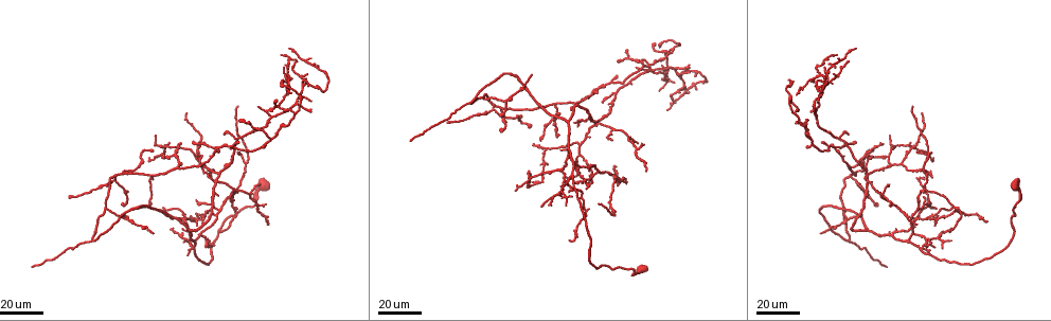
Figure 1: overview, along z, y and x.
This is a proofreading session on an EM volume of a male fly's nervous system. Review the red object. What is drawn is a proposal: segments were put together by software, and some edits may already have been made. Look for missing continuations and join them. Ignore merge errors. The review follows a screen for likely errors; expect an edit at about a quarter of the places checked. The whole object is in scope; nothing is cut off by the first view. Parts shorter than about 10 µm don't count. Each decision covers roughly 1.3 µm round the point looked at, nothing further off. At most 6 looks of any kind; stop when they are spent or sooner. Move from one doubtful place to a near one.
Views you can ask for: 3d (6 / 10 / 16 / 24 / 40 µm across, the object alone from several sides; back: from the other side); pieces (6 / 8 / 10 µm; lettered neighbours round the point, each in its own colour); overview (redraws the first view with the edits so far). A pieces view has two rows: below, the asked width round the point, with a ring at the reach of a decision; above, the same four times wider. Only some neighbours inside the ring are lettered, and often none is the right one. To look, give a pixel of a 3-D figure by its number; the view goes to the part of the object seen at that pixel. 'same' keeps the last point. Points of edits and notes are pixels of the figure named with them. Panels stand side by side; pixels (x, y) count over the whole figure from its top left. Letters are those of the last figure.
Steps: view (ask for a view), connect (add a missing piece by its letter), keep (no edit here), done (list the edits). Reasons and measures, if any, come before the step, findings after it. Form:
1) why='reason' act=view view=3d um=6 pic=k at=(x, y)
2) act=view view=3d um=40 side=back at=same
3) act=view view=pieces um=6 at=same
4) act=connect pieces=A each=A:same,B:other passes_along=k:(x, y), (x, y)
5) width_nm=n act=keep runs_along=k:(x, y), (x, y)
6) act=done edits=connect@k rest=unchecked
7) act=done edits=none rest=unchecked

why='end of a long branch' act=view view=3d um=24 pic=1 at=(529, 76)

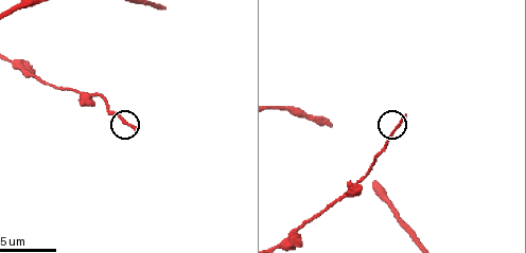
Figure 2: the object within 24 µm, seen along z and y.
act=view view=pieces um=8 pic=2 at=(137, 129)

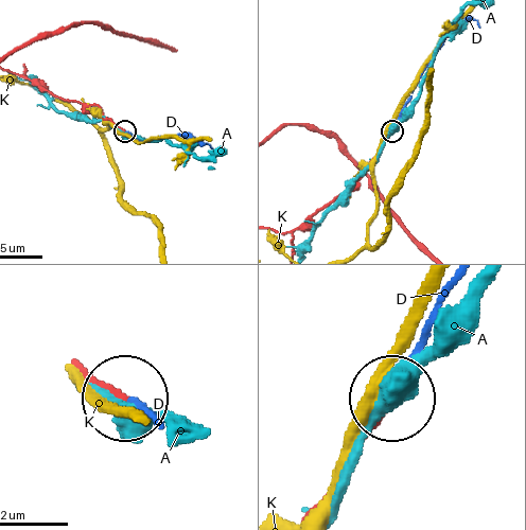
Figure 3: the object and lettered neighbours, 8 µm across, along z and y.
act=connect pieces=D each=A:other,D:same,K:other found='it goes on there'

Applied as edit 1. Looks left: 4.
why='thin end' act=view view=3d um=40 pic=1 at=(32, 264)

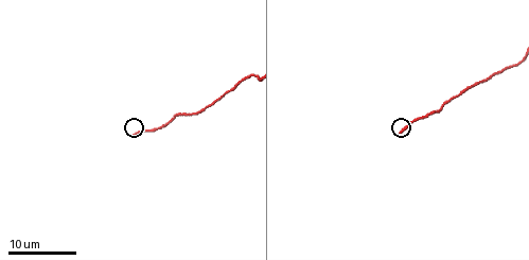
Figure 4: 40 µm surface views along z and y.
act=view view=pieces um=10 pic=4 at=(402, 130)

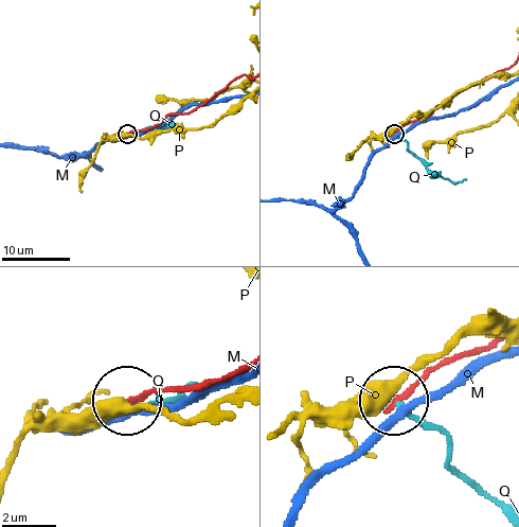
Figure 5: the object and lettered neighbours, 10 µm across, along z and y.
act=keep each=M:other,P:other,Q:other runs_along=5:(227, 85), (190, 111), (169, 115), (150, 127), (127, 133) found='no lettered piece goes on from it'

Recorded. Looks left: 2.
why='an open end' act=view view=3d um=24 pic=1 at=(937, 208)

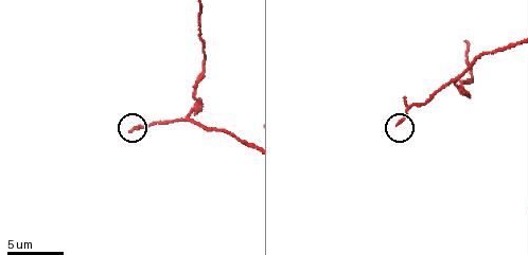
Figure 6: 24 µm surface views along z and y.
why='see the neighbours' act=view view=pieces um=10 pic=6 at=(399, 124)

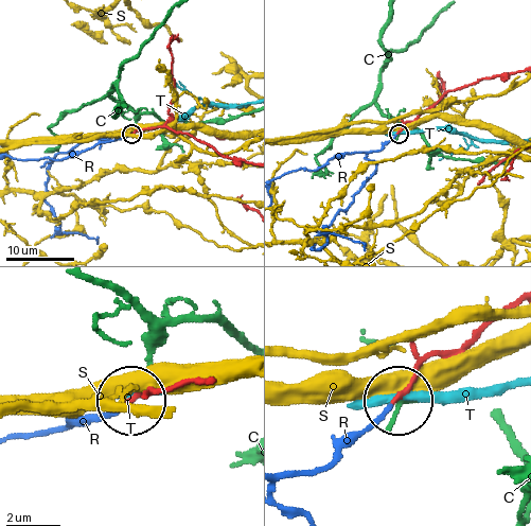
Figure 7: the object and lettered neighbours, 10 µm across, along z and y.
act=connect pieces=R each=C:other,R:same,S:other,T:other passes_along=7:(192, 381), (57, 426) found='the neuron continues'

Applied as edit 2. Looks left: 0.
act=done edits=connect@3,connect@7 rest=unchecked

